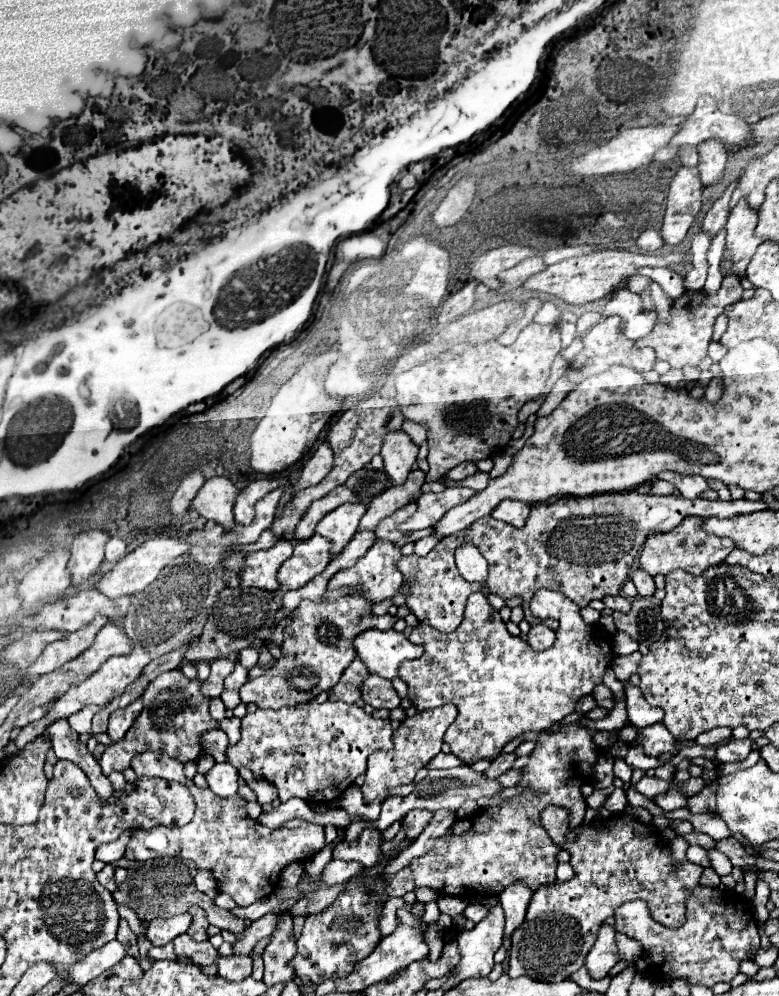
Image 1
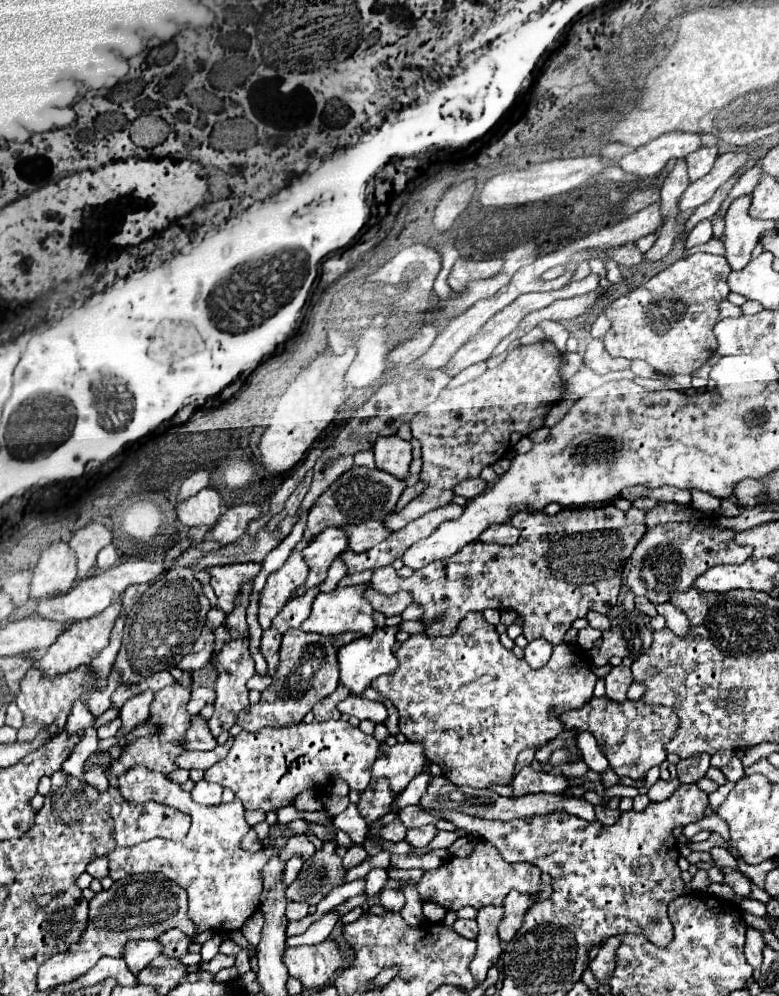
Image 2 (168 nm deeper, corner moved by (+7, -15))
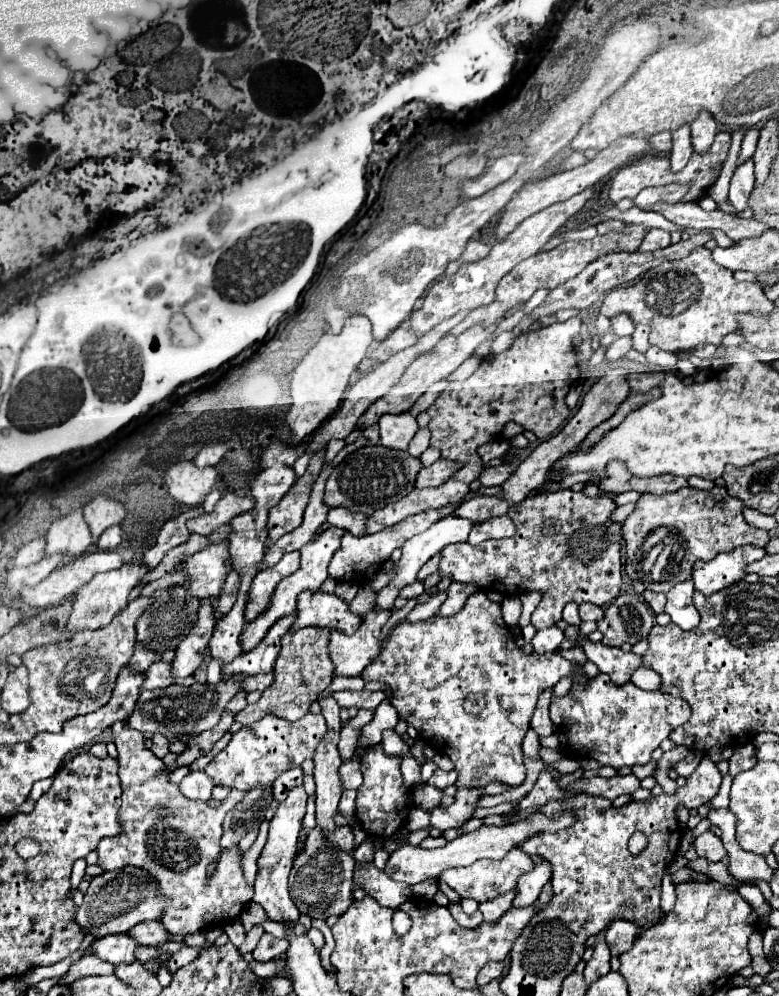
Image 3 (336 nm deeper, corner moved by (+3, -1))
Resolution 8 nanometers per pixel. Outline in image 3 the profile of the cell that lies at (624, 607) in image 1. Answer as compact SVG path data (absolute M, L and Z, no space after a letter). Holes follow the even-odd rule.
M581 603L579 615L581 615L583 621L599 621L601 617L605 617L603 609L599 605L593 605L593 603Z

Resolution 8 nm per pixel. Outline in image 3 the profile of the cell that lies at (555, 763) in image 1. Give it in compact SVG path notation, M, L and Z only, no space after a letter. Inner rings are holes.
M513 847L503 859L499 861L489 861L489 859L481 859L481 861L475 861L473 865L469 867L457 867L457 869L445 869L445 873L441 873L439 881L445 881L453 891L459 893L459 897L471 897L479 903L483 901L489 901L501 893L507 893L507 891L513 891L515 885L517 885L517 879L519 875L523 873L529 873L529 869L533 869L533 861L527 853L523 853L521 849Z

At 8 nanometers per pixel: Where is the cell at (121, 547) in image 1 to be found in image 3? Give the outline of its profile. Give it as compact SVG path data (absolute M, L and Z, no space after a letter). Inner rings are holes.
M115 525L115 527L111 527L109 531L105 531L105 533L99 537L97 547L103 549L103 551L109 551L109 549L119 547L119 543L121 543L121 527Z

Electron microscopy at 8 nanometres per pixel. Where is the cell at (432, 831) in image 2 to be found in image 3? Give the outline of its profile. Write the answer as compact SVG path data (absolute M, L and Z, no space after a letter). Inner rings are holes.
M477 591L471 595L471 609L461 609L457 617L431 617L419 623L403 621L401 625L397 625L391 637L385 641L377 661L373 661L361 673L361 677L365 681L381 681L389 685L393 693L391 705L399 711L399 715L419 731L419 737L425 741L427 747L435 749L435 753L447 755L453 761L459 773L457 787L461 791L457 803L455 807L437 807L431 811L431 827L447 831L453 827L461 827L465 825L465 821L471 819L471 813L475 809L475 795L479 793L467 791L469 787L481 787L495 779L513 787L525 781L521 741L529 731L529 721L533 717L537 699L559 679L575 679L575 671L579 671L577 681L587 683L589 677L583 667L567 661L557 651L545 655L527 655L521 647L517 647L501 617L499 603L493 603L483 591Z

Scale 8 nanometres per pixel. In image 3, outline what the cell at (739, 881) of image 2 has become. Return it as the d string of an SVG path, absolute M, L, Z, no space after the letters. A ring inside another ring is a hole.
M711 831L701 833L701 835L695 839L693 847L697 849L697 855L699 855L699 857L705 857L707 861L713 861L713 863L727 857L727 851L725 851L723 843L717 843L715 833L711 833Z

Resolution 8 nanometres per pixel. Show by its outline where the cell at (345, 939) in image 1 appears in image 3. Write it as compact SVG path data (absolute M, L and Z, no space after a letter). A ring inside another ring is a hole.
M265 933L265 935L259 939L259 943L257 943L255 951L253 951L253 957L255 957L257 961L271 961L273 957L283 955L283 953L287 951L287 947L289 947L287 943L289 943L287 939L277 939L277 937Z

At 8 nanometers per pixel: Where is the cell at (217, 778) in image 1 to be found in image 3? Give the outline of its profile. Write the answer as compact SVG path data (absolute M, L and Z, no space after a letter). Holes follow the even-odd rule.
M191 771L181 783L179 789L185 797L189 799L211 799L211 791L213 791L213 779L205 773L205 771Z

